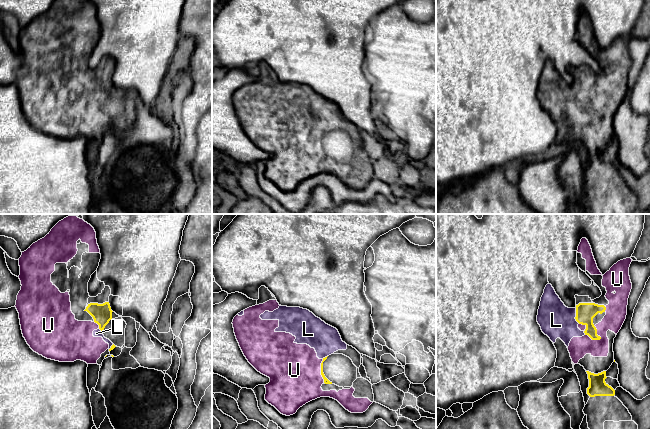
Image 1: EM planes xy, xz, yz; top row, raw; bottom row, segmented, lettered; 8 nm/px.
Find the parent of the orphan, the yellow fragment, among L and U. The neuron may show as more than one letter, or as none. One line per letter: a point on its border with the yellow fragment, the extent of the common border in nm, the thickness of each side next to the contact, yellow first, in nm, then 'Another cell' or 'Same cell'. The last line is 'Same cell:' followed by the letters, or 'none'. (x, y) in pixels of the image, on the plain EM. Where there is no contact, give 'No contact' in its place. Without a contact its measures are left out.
L: Touches yellow at yz (576, 92). Shared border 130 nm. Thickness 160 nm (yellow) against 280 nm. Same cell
U: Touches yellow at yz (593, 115). Shared border 140 nm. Thickness 160 nm (yellow) against 160 nm. Same cell
Same cell: L, U

